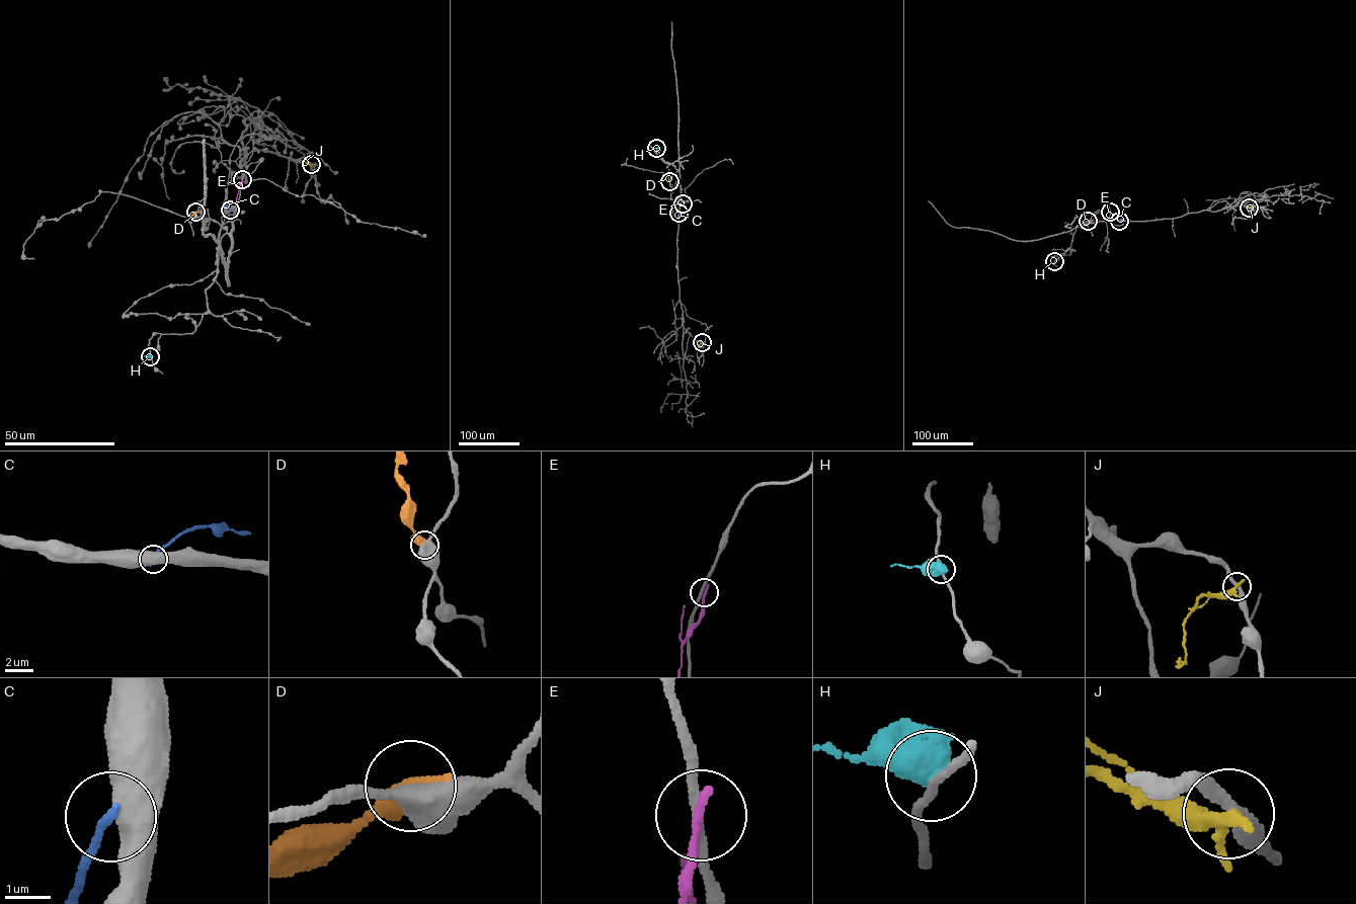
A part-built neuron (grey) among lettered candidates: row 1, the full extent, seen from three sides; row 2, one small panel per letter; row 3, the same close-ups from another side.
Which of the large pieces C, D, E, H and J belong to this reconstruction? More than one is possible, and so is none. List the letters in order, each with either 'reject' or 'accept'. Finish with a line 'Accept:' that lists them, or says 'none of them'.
C: reject
D: reject
E: reject
H: reject
J: reject
Accept: none of them

